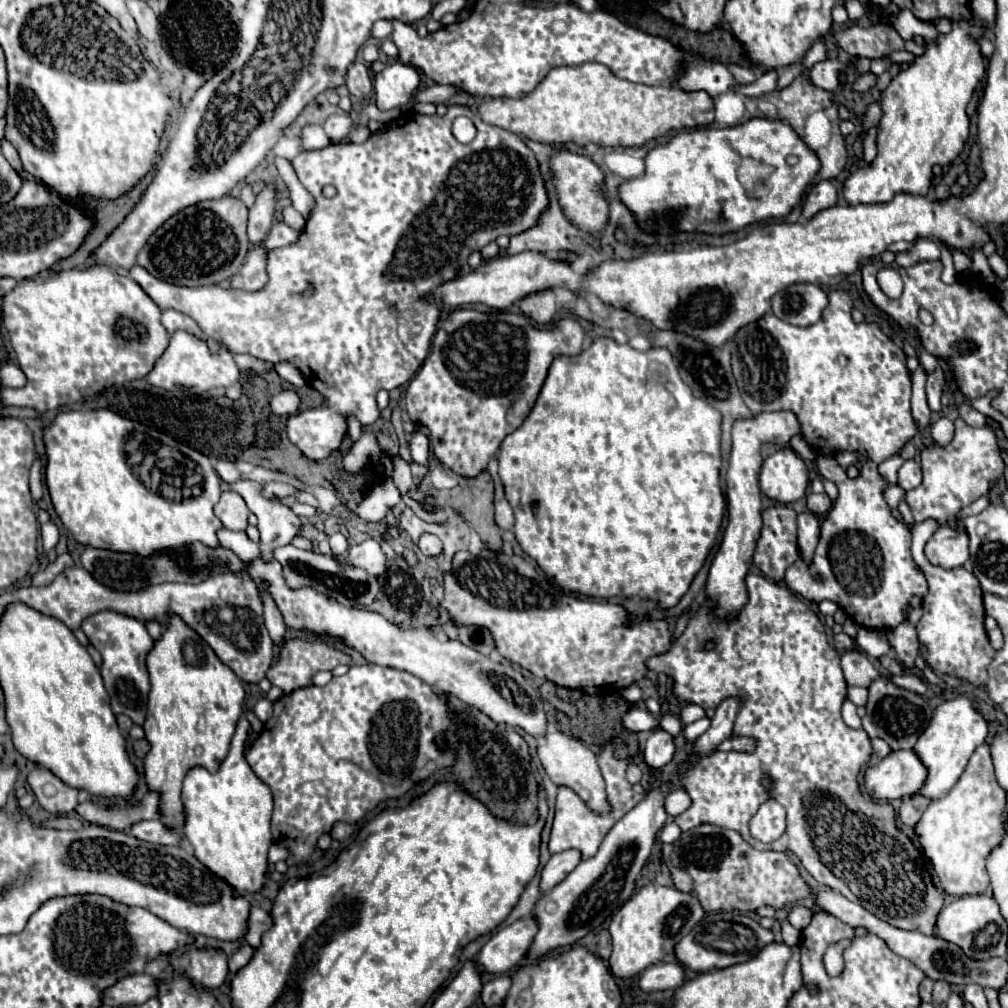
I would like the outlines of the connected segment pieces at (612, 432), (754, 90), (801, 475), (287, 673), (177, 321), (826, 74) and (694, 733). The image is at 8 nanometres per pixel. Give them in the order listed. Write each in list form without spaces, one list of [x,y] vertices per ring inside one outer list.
[[[607,336],[595,338],[595,340],[591,342],[591,346],[585,348],[581,354],[577,354],[577,356],[557,356],[557,358],[553,360],[553,364],[551,364],[551,368],[549,368],[549,374],[547,374],[547,380],[545,380],[545,384],[543,384],[543,388],[541,388],[541,392],[539,392],[539,398],[537,398],[533,410],[529,412],[529,416],[525,418],[525,422],[523,422],[515,432],[511,432],[509,436],[505,436],[505,440],[501,442],[501,450],[499,450],[499,478],[501,478],[501,484],[503,484],[503,488],[505,488],[505,498],[507,498],[507,502],[511,504],[513,510],[519,510],[519,508],[521,508],[521,512],[515,512],[515,528],[513,528],[513,534],[515,534],[517,542],[521,544],[523,552],[529,554],[529,556],[539,564],[539,568],[541,568],[547,576],[555,578],[555,582],[557,582],[563,590],[581,592],[581,594],[593,596],[593,598],[611,598],[611,596],[619,596],[619,594],[621,594],[621,596],[641,596],[641,598],[659,600],[661,608],[671,608],[671,606],[675,606],[675,604],[681,600],[681,596],[687,592],[691,580],[695,578],[695,574],[697,574],[699,568],[703,566],[703,562],[705,562],[709,550],[711,550],[713,544],[715,544],[717,532],[719,532],[721,522],[723,522],[725,498],[723,498],[721,484],[719,484],[719,468],[721,468],[721,446],[719,446],[719,440],[721,440],[721,414],[719,414],[713,406],[709,406],[707,402],[703,402],[703,400],[699,400],[699,398],[693,396],[691,388],[681,380],[679,370],[677,370],[675,362],[673,362],[673,356],[671,356],[671,352],[669,352],[667,348],[649,348],[647,352],[639,352],[639,350],[631,348],[629,344],[617,344],[613,338],[607,338]]]
[[[769,70],[769,72],[761,72],[757,76],[757,80],[749,86],[741,86],[741,92],[747,96],[763,96],[763,94],[771,94],[777,90],[777,70]]]
[[[791,448],[771,454],[759,472],[761,492],[781,504],[789,504],[805,496],[809,486],[807,466]]]
[[[289,640],[283,644],[279,662],[267,670],[267,678],[273,686],[279,686],[289,694],[297,688],[309,686],[315,672],[333,670],[337,664],[349,664],[349,656],[325,642]]]
[[[163,310],[163,318],[161,318],[161,322],[163,322],[163,326],[167,328],[169,334],[173,334],[175,330],[181,328],[181,330],[187,330],[187,332],[199,336],[199,338],[205,338],[203,332],[199,330],[199,326],[195,324],[195,320],[187,318],[185,314],[181,314],[181,312],[177,312],[177,310]]]
[[[826,59],[823,62],[817,62],[811,70],[809,70],[809,80],[827,90],[827,92],[835,92],[839,82],[837,82],[837,72],[844,68],[844,63],[838,59]]]
[[[701,718],[699,722],[693,722],[693,724],[687,724],[685,728],[683,728],[683,738],[689,742],[689,744],[693,744],[701,734],[705,734],[707,732],[707,728],[709,728],[709,720],[707,718]]]

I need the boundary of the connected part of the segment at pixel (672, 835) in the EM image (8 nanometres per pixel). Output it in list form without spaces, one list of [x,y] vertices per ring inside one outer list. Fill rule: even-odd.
[[[667,822],[665,826],[663,826],[663,830],[661,830],[661,842],[663,844],[671,844],[671,842],[675,842],[677,838],[681,836],[681,830],[679,830],[679,826],[675,826],[675,822]]]

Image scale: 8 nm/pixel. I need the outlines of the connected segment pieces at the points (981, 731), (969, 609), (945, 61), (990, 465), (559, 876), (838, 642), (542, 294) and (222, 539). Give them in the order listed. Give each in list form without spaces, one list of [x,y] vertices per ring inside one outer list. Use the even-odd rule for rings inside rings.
[[[961,694],[939,704],[933,712],[929,726],[925,728],[925,732],[919,736],[915,744],[915,752],[919,754],[923,764],[929,768],[929,776],[925,786],[921,788],[921,794],[931,800],[947,794],[947,790],[951,790],[951,786],[955,786],[955,782],[961,778],[971,754],[975,752],[977,746],[985,742],[987,734],[989,734],[987,720],[975,708],[973,700],[969,700],[967,696]]]
[[[915,552],[915,562],[923,570],[929,582],[929,594],[923,598],[923,616],[917,624],[919,642],[925,648],[925,660],[935,672],[951,674],[961,680],[967,680],[975,686],[983,686],[987,682],[987,664],[991,662],[995,650],[989,644],[983,620],[983,598],[979,580],[967,572],[965,568],[946,570],[933,566]]]
[[[971,18],[955,22],[949,34],[939,34],[937,44],[925,46],[927,52],[923,56],[917,56],[915,62],[907,70],[901,70],[881,92],[879,104],[883,108],[883,116],[877,126],[877,158],[869,164],[869,170],[857,170],[845,180],[843,196],[847,204],[889,202],[899,192],[911,192],[919,196],[929,194],[933,182],[933,166],[951,164],[963,150],[965,140],[969,136],[969,118],[965,114],[965,106],[971,100],[975,86],[985,74],[983,56],[973,38],[983,36],[983,32],[985,30],[977,28]]]
[[[961,418],[955,420],[955,438],[945,448],[929,446],[921,452],[923,482],[919,488],[907,492],[907,504],[915,522],[935,518],[941,526],[957,518],[957,512],[981,498],[991,484],[1003,474],[1003,460],[997,452],[997,438],[991,428],[973,428]]]
[[[573,848],[553,854],[541,872],[541,890],[547,892],[553,886],[557,886],[579,862],[581,862],[581,852]]]
[[[839,632],[839,634],[835,634],[835,638],[833,638],[833,644],[835,644],[835,648],[837,650],[841,650],[841,652],[845,652],[845,650],[851,650],[855,644],[853,644],[853,638],[851,636],[847,636],[845,632]]]
[[[539,290],[533,294],[527,294],[519,300],[519,308],[523,314],[527,314],[533,322],[547,324],[553,320],[557,306],[555,306],[555,294],[553,290]]]
[[[219,528],[217,538],[221,546],[233,550],[239,558],[243,558],[243,562],[249,562],[251,558],[259,556],[259,546],[253,544],[245,532],[233,532],[227,528]]]

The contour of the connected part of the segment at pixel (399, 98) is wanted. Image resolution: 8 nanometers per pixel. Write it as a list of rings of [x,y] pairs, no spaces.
[[[393,62],[383,72],[375,74],[375,98],[379,110],[407,106],[409,98],[421,84],[421,74],[415,66]]]

